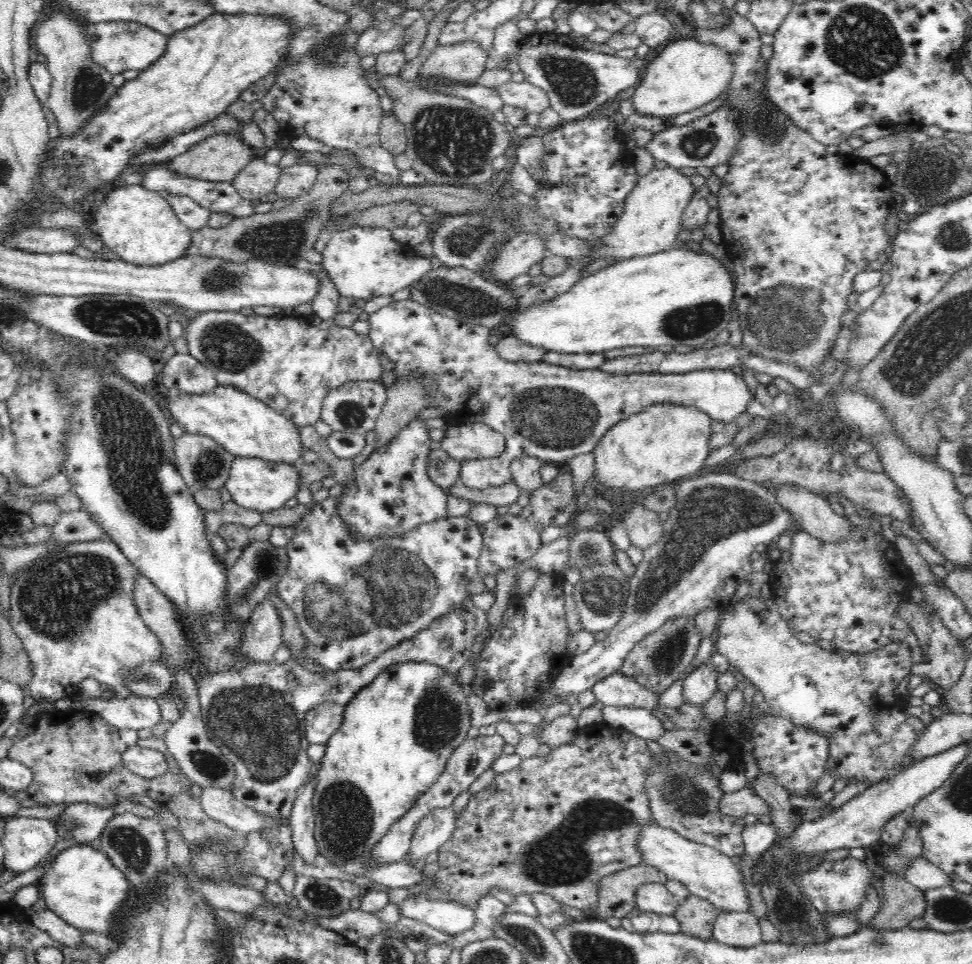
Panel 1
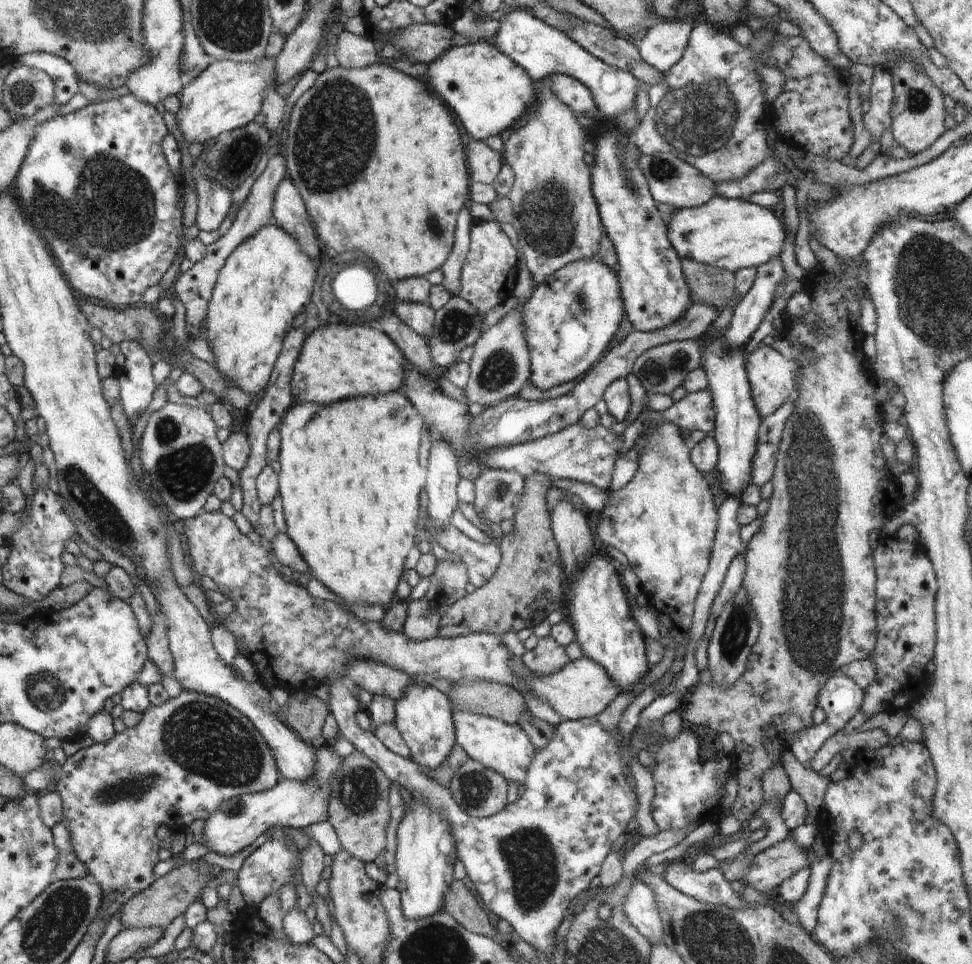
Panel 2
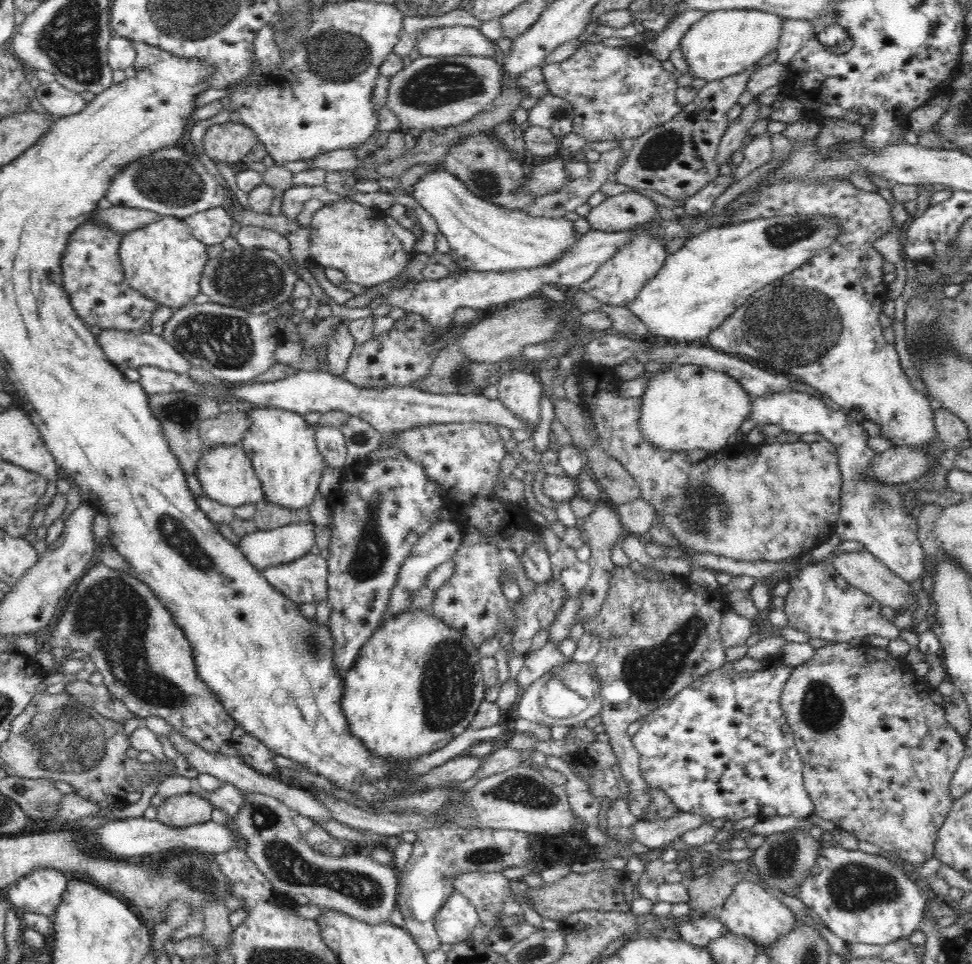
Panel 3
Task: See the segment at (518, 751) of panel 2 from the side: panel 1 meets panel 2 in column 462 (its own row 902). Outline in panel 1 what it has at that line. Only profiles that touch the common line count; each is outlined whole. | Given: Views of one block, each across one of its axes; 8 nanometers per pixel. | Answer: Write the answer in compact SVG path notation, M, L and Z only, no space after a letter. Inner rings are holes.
M655 823L640 830L638 849L644 857L644 863L666 873L670 880L685 884L692 895L708 899L720 912L746 912L750 908L742 870L735 858L726 856L711 846L682 838L675 830Z

